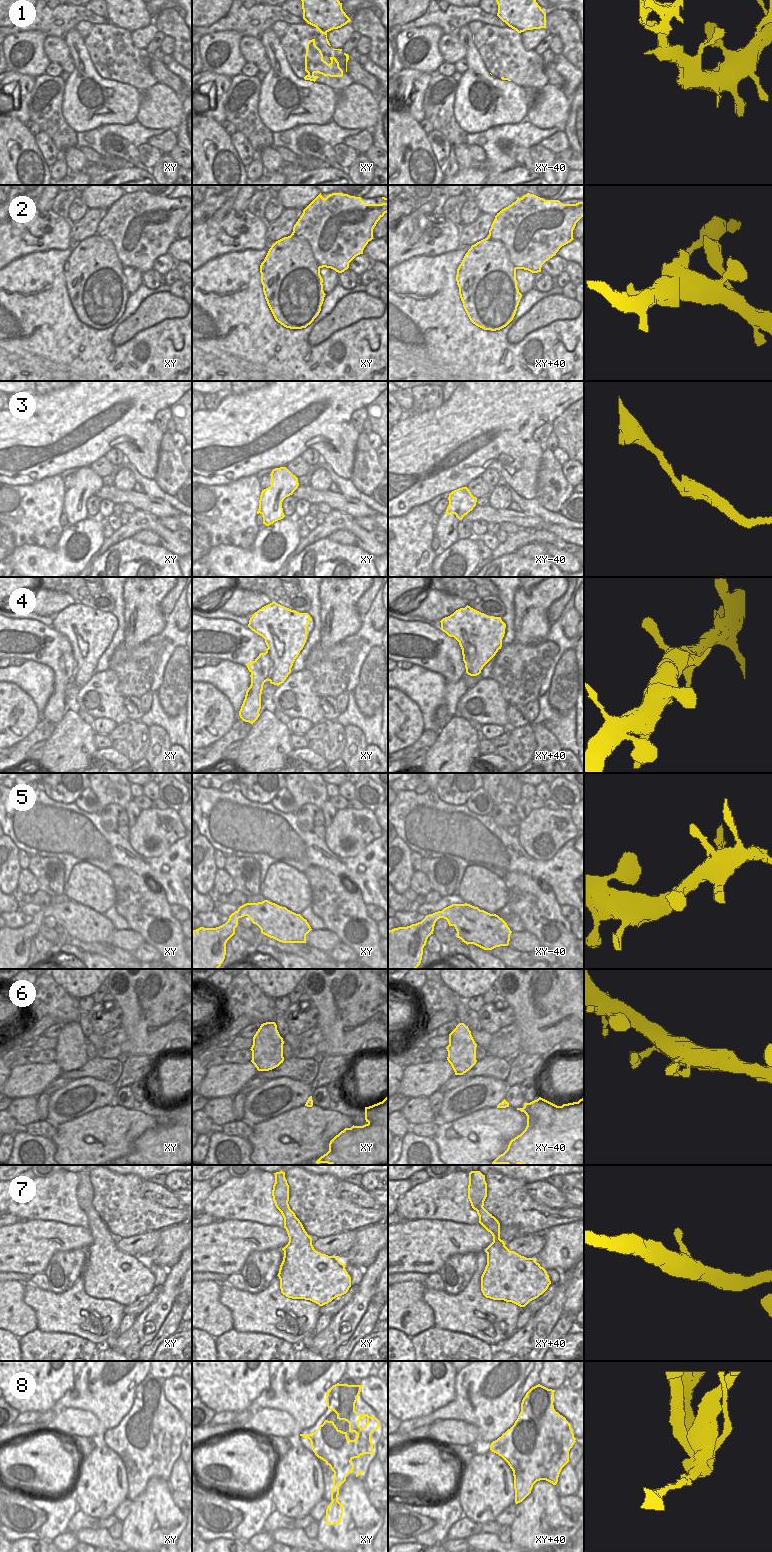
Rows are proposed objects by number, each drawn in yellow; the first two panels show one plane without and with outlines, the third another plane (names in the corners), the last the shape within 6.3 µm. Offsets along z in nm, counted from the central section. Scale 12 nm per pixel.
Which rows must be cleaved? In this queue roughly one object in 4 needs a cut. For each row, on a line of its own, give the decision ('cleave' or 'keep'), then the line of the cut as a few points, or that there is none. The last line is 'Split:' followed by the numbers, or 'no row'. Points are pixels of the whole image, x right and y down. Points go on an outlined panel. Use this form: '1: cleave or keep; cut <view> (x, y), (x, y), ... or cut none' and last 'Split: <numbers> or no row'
1: cleave; cut xy (316, 27), (326, 32)
2: cleave; cut xy (321, 283), (310, 277), (313, 265), (297, 265), (263, 289)
3: keep; cut none
4: keep; cut none
5: keep; cut none
6: keep; cut none
7: keep; cut none
8: cleave; cut xy (337, 1497), (332, 1501)
Split: 1, 2, 8

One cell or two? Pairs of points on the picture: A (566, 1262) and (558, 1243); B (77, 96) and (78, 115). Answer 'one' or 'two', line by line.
A: one
B: one

